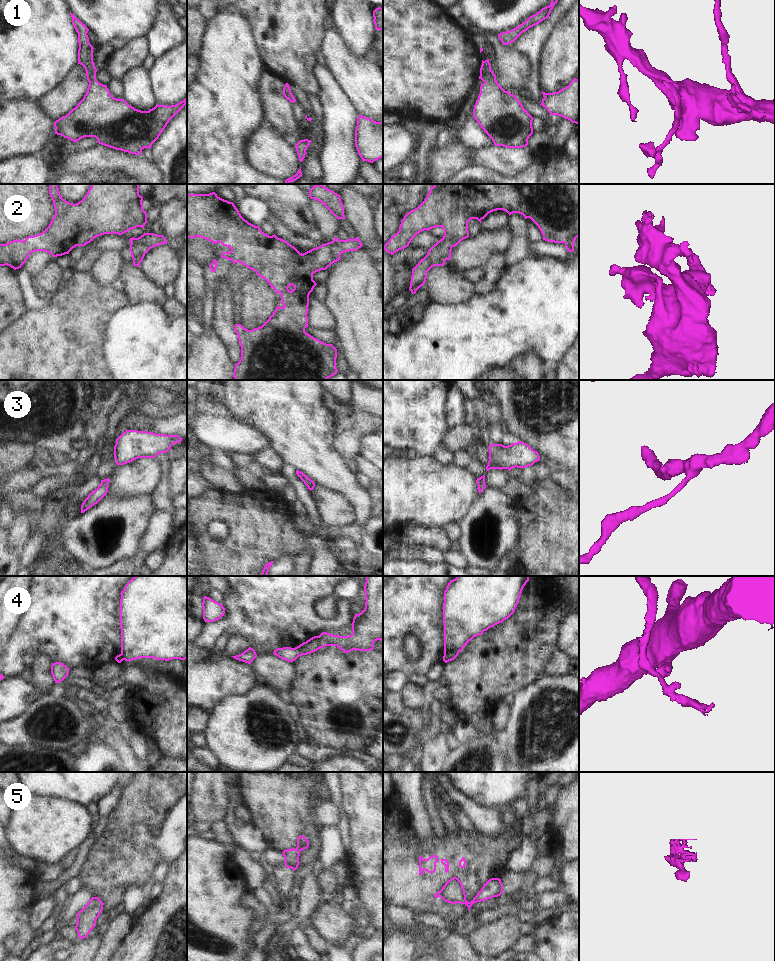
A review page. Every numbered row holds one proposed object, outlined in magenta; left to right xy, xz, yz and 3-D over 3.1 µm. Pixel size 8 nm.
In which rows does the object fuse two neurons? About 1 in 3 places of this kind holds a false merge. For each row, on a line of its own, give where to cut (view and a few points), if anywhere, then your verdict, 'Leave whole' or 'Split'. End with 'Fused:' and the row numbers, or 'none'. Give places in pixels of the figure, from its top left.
1: No split. Leave whole
2: No split. Leave whole
3: No split. Leave whole
4: Split along yz (458, 651), (448, 651), (444, 655). Split
5: No split. Leave whole
Fused: 4

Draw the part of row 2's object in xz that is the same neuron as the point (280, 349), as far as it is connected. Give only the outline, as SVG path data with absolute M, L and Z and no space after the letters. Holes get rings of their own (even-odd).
M215 192L209 194L187 194L187 238L201 237L214 244L221 243L229 247L230 252L223 252L222 258L231 260L233 264L239 262L265 279L276 293L281 295L283 307L277 306L269 319L260 327L248 330L241 324L236 324L234 330L237 333L241 346L241 359L235 364L233 377L235 380L327 380L334 376L336 368L337 349L332 344L326 344L305 332L308 327L309 295L317 285L313 280L313 274L326 270L333 263L339 261L340 255L348 251L357 251L363 245L358 237L355 239L334 240L305 253L300 253L287 241L278 238L275 234L269 236L245 220L233 202L229 202L217 196Z

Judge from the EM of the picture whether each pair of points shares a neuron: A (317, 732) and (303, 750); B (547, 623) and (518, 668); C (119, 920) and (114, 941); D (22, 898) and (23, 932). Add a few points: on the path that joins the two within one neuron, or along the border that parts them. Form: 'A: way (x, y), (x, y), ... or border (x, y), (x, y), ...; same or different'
A: border (306, 737), (333, 749); different
B: way (536, 634), (518, 652), (518, 657); same
C: way (119, 925), (114, 936); same
D: way (22, 906), (22, 924); same

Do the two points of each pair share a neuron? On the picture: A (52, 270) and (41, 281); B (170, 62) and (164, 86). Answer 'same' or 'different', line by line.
A: same
B: same

